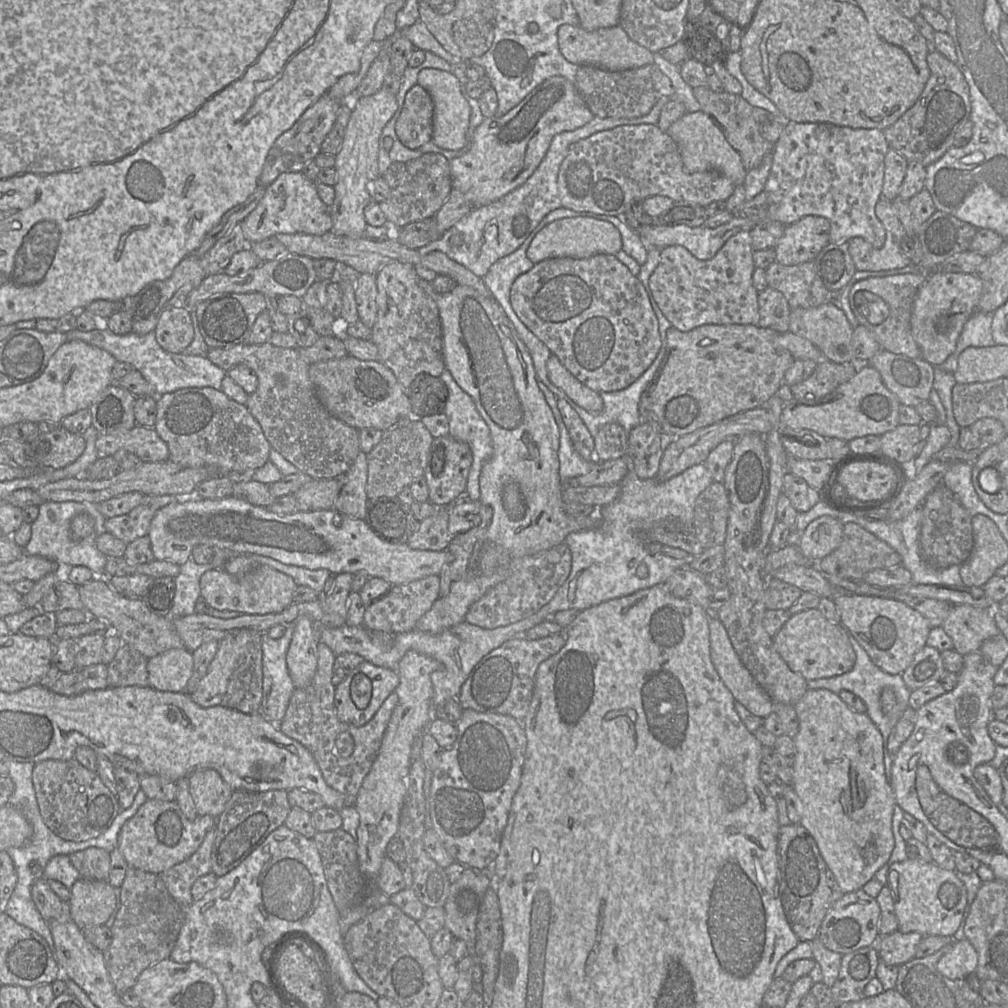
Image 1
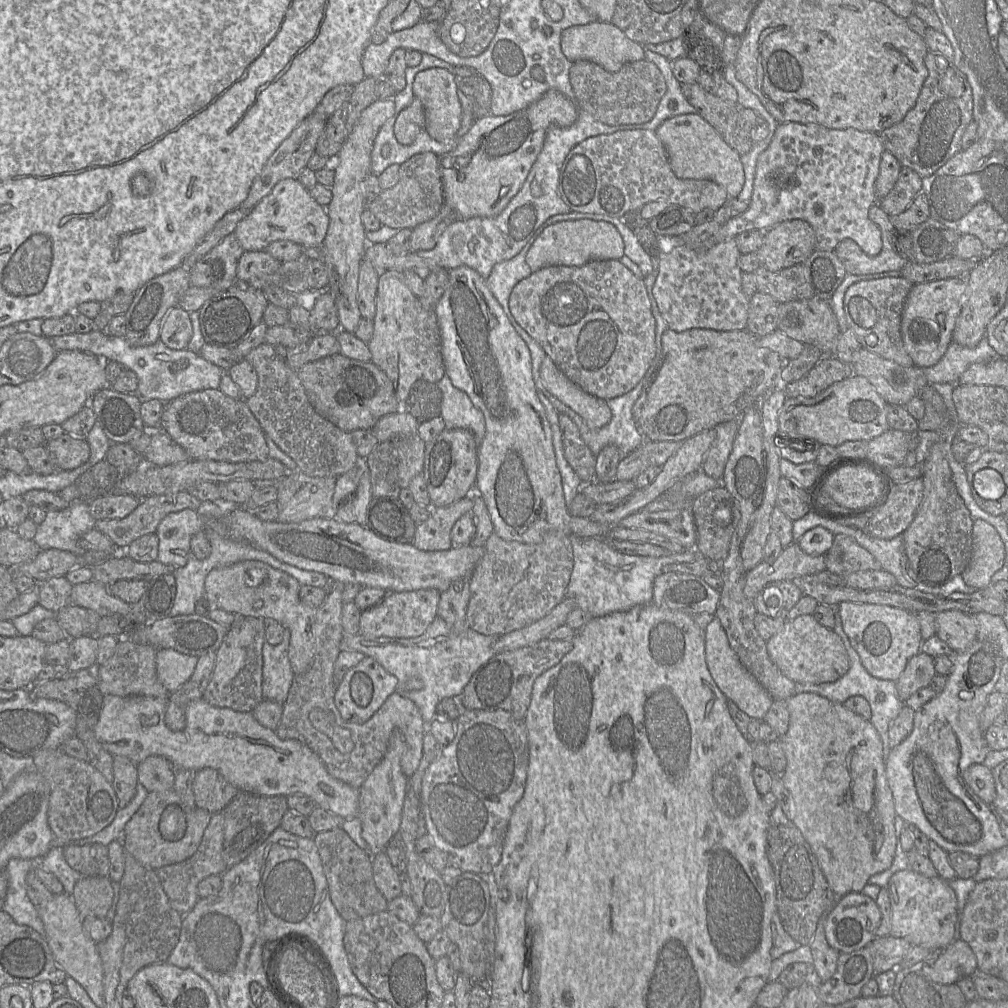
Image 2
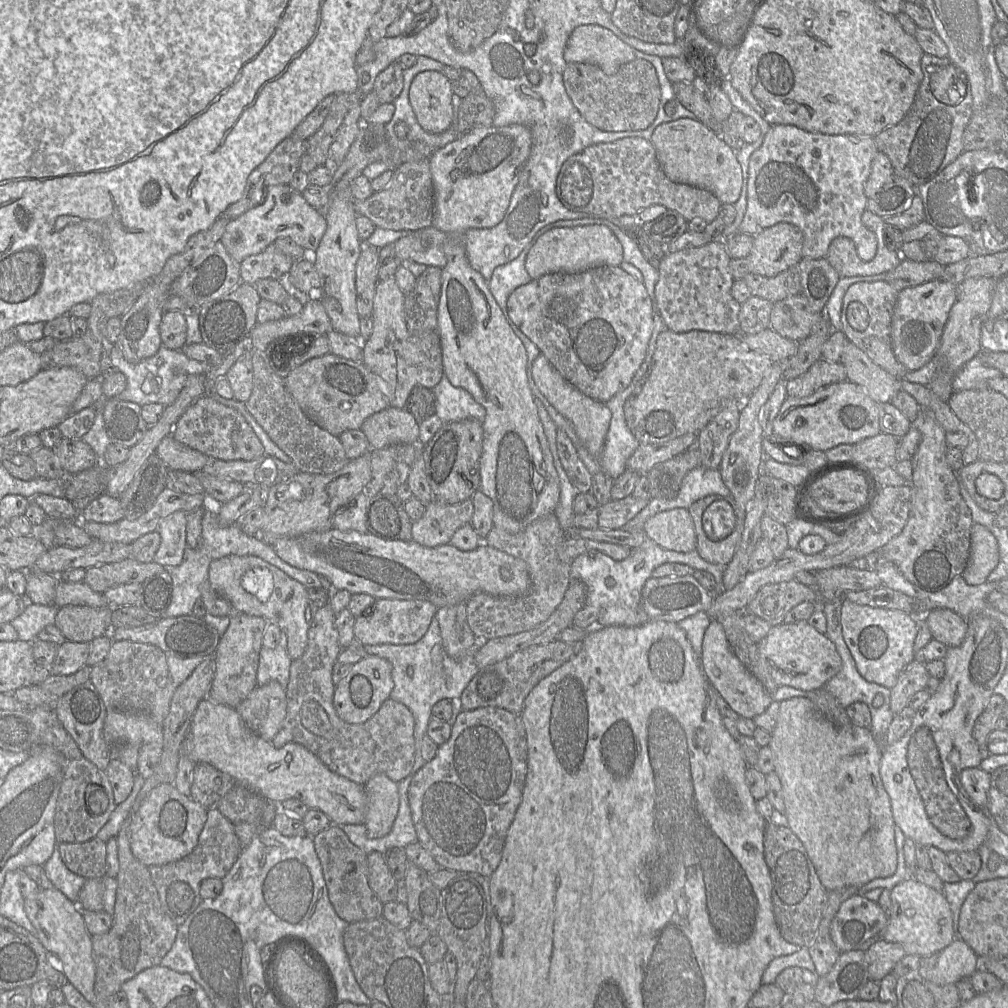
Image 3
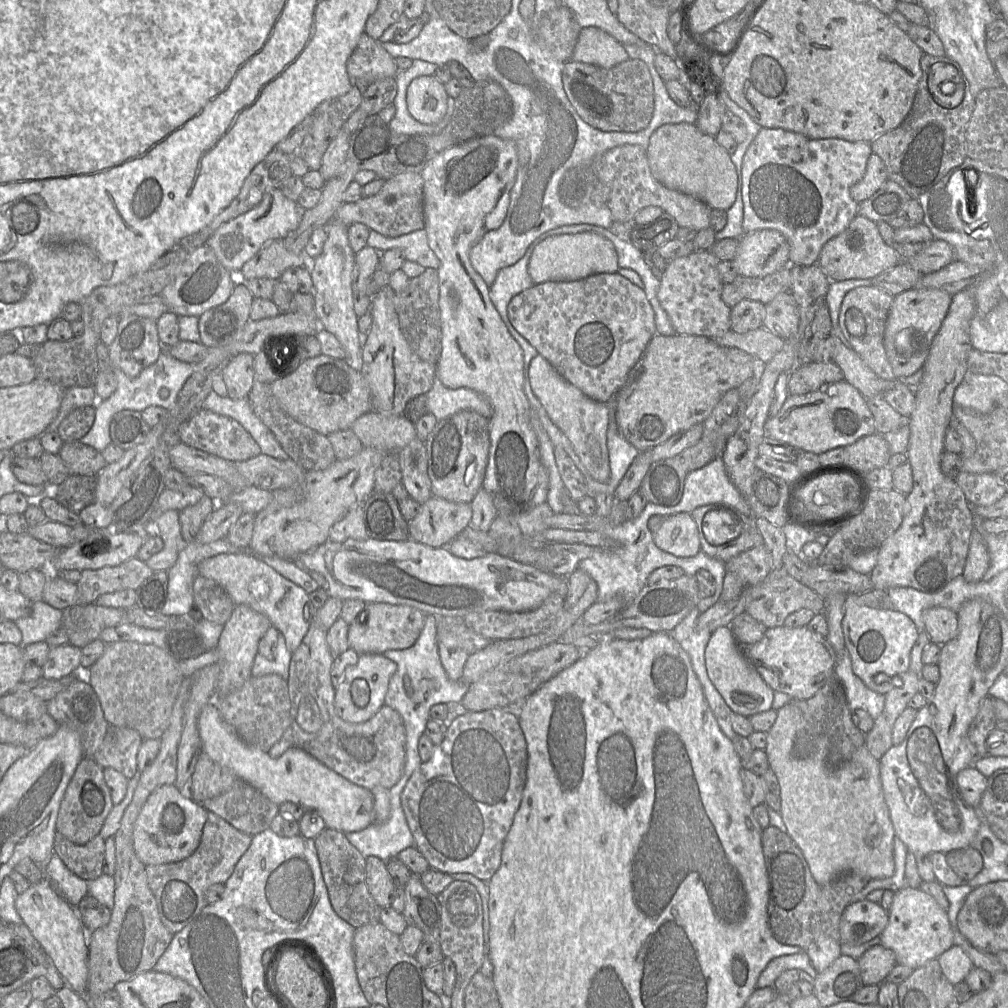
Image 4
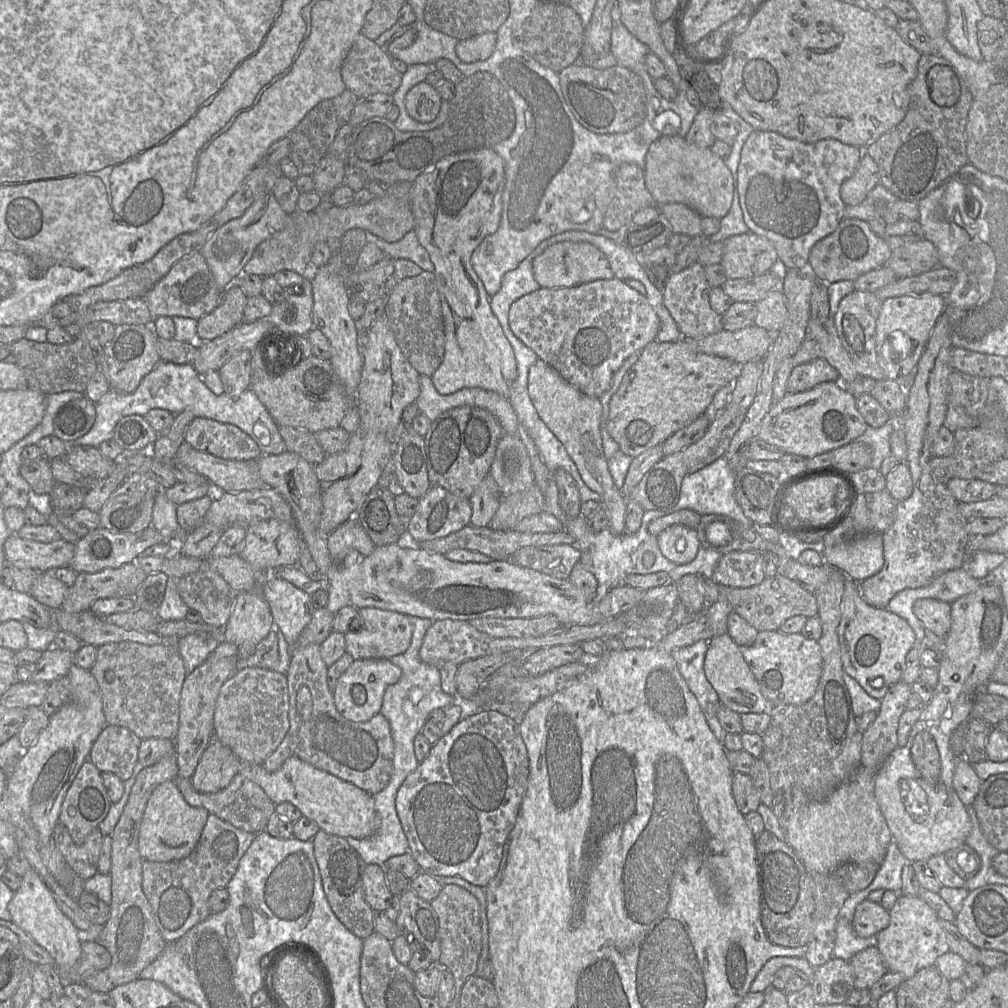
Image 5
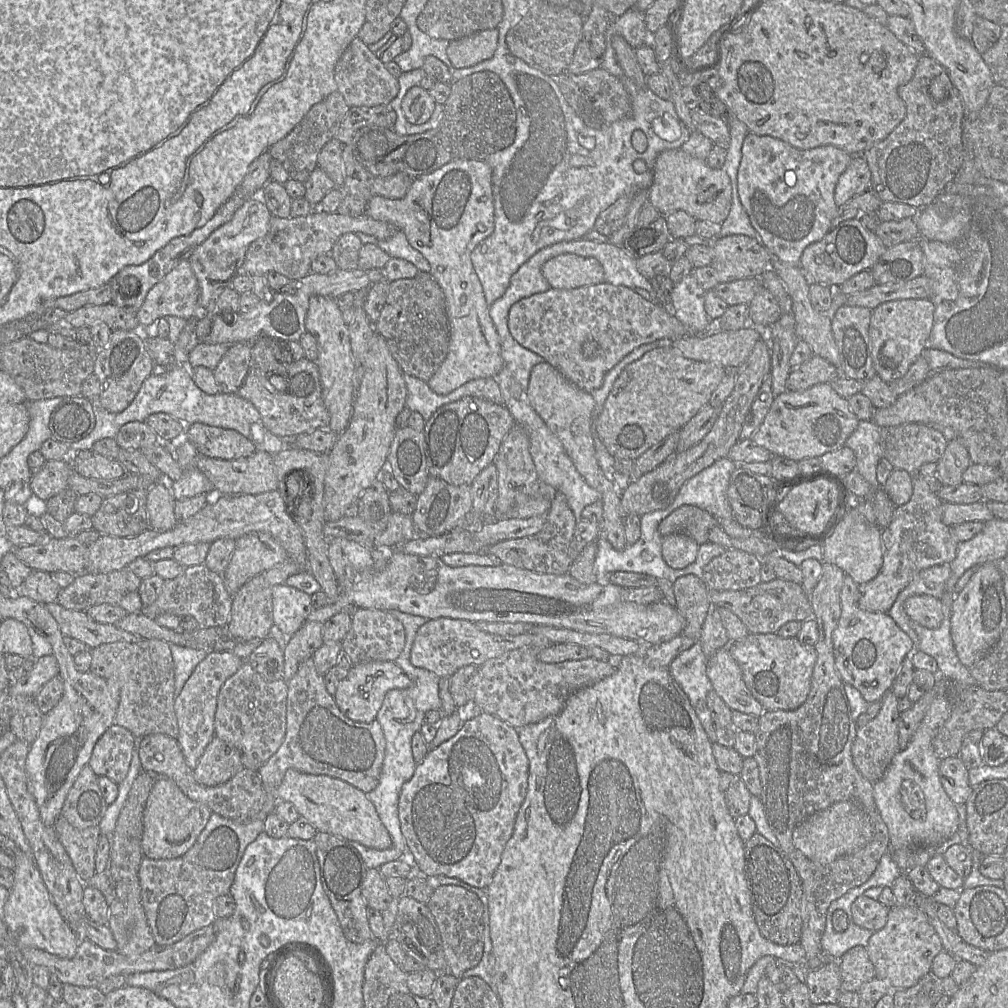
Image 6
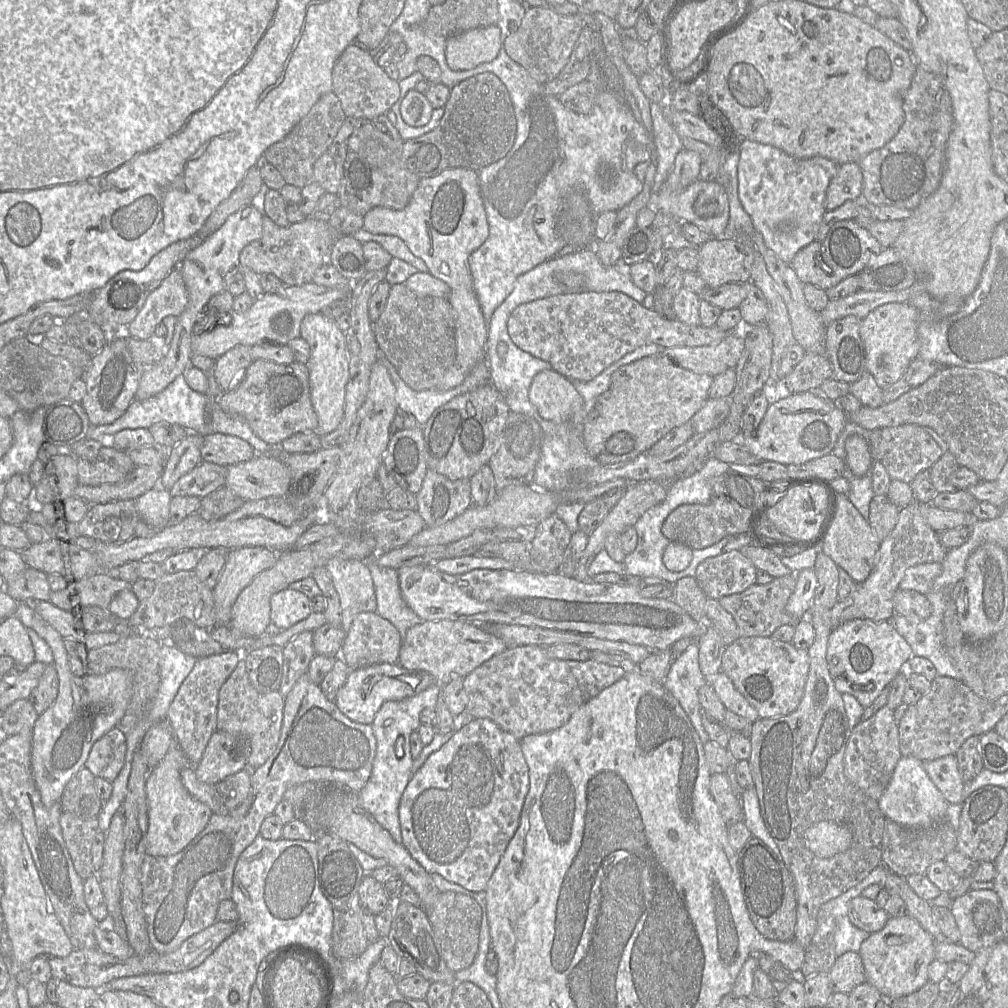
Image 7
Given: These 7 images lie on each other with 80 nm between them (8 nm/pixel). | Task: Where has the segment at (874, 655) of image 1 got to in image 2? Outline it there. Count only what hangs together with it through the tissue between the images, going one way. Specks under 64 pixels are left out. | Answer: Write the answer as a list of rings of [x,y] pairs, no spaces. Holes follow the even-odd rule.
[[[850,601],[841,602],[837,609],[845,634],[872,676],[896,682],[908,661],[921,651],[920,623],[914,613],[888,605]]]

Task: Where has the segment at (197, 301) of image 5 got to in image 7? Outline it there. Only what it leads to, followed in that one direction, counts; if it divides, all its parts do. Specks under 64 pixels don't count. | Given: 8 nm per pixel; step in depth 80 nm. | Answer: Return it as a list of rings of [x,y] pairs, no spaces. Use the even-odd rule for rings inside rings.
[[[174,268],[153,290],[136,318],[128,325],[131,337],[148,340],[167,316],[178,316],[188,304],[188,292],[179,268]]]

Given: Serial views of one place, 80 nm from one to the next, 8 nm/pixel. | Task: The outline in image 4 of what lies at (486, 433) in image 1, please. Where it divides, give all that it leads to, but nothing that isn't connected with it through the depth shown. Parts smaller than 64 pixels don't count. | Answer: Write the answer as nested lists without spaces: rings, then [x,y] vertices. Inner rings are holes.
[[[435,378],[427,392],[429,413],[442,420],[463,410],[471,410],[490,419],[493,409],[489,401],[478,392],[469,388],[450,389]]]

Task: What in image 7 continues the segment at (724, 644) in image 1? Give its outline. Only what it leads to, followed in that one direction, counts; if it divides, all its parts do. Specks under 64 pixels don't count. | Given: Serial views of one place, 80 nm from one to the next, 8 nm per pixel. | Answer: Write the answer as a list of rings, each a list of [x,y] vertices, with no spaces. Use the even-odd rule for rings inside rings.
[[[720,671],[716,675],[712,687],[728,711],[734,712],[753,723],[759,719],[756,709],[735,688],[726,674]]]

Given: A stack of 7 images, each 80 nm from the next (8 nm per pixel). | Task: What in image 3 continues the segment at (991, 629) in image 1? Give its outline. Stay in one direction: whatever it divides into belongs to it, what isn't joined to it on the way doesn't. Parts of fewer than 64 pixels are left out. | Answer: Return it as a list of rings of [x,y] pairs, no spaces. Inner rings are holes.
[[[936,608],[925,614],[932,638],[947,647],[959,646],[967,633],[965,618],[947,608]]]

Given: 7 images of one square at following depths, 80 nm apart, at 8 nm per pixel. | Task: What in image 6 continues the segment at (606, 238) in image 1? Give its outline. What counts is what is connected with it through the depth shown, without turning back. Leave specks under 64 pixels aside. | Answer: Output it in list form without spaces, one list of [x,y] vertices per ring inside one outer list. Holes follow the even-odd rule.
[[[562,254],[542,266],[542,274],[553,289],[575,289],[604,282],[601,263],[590,257]]]

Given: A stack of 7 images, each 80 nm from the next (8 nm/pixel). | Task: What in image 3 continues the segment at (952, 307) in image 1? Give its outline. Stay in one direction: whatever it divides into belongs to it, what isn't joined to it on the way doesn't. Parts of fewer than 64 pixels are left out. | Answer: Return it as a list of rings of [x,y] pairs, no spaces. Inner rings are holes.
[[[942,280],[909,287],[899,292],[891,324],[891,345],[898,362],[908,371],[922,368],[936,354],[949,312],[956,301],[957,286]]]

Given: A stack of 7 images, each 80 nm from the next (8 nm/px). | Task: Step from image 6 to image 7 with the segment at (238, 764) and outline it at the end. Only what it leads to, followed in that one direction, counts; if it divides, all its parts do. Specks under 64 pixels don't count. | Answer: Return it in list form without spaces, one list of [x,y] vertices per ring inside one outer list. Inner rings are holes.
[[[216,730],[202,759],[194,768],[197,779],[207,784],[218,783],[245,769],[250,753],[251,742],[248,736]]]

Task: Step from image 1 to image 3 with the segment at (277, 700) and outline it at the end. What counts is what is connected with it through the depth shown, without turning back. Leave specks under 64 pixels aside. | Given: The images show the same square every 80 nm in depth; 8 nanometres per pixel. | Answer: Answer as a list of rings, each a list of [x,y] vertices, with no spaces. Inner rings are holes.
[[[282,632],[278,645],[271,649],[261,648],[257,669],[257,684],[264,685],[277,681],[285,689],[290,678],[291,658],[288,654],[287,637]]]

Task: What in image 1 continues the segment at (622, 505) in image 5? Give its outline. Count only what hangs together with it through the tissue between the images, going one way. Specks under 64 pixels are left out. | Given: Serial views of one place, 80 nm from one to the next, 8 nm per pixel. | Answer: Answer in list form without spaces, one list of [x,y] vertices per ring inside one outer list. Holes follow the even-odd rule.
[[[551,354],[546,368],[549,380],[575,404],[590,413],[600,413],[603,410],[604,403],[599,393],[579,382],[555,355]]]

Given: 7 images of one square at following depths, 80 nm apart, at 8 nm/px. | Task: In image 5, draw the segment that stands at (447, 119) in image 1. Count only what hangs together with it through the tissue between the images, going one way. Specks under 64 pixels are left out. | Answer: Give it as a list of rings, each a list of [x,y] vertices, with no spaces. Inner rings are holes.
[[[426,81],[412,87],[405,100],[406,110],[416,121],[428,123],[433,121],[442,104],[442,98],[437,89]]]

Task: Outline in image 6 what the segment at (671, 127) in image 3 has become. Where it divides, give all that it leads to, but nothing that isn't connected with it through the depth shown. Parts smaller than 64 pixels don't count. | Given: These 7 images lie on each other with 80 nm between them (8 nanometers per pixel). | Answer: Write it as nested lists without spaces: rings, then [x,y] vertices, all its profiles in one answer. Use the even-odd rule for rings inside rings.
[[[680,148],[665,150],[658,155],[655,162],[653,182],[648,190],[648,203],[665,217],[671,212],[683,210],[698,221],[721,224],[727,218],[732,205],[732,185],[723,169],[713,169],[706,164],[705,160],[695,158]]]

